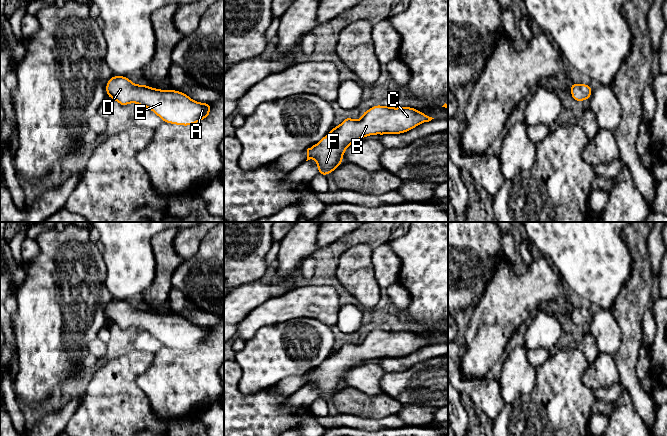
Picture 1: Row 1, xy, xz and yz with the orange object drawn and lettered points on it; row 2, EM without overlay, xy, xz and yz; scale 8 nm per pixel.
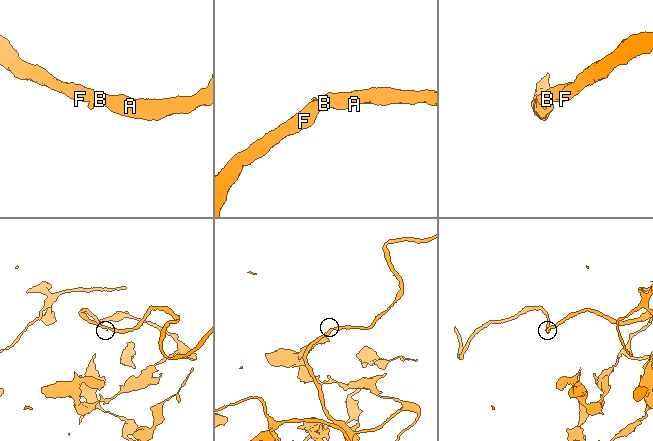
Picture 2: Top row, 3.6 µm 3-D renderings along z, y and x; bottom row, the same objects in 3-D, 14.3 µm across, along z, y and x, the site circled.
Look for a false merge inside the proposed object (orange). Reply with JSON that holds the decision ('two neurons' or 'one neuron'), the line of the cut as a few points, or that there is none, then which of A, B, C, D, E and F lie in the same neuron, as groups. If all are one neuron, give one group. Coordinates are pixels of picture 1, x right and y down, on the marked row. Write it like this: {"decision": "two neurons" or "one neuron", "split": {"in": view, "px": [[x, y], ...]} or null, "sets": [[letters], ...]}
{"decision": "one neuron", "split": null, "sets": [["A", "B", "C", "D", "E", "F"]]}

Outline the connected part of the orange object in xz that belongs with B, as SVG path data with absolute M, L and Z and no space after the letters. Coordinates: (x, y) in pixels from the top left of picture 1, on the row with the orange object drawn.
M374 105L362 113L359 121L345 117L339 126L333 127L321 141L307 149L306 161L315 159L319 175L326 176L341 165L346 148L361 138L405 133L432 119L412 107Z

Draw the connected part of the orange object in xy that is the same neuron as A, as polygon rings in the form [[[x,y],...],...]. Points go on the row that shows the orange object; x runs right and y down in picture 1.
[[[114,75],[106,83],[108,98],[115,99],[121,106],[132,102],[147,107],[162,121],[189,126],[208,118],[211,103],[192,100],[185,93],[176,90],[155,89],[147,85],[135,85],[126,76]]]

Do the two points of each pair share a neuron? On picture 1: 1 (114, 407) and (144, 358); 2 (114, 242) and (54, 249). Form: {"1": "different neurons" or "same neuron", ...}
{"1": "same neuron", "2": "different neurons"}

